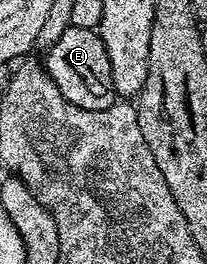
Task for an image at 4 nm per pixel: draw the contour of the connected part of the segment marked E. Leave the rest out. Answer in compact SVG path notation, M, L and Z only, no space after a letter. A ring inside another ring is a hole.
M69 25L63 36L59 36L59 40L48 47L46 54L49 54L43 58L46 72L59 88L59 92L63 92L65 99L75 104L75 108L106 110L118 101L119 96L111 80L111 56L107 56L107 48L97 30Z

